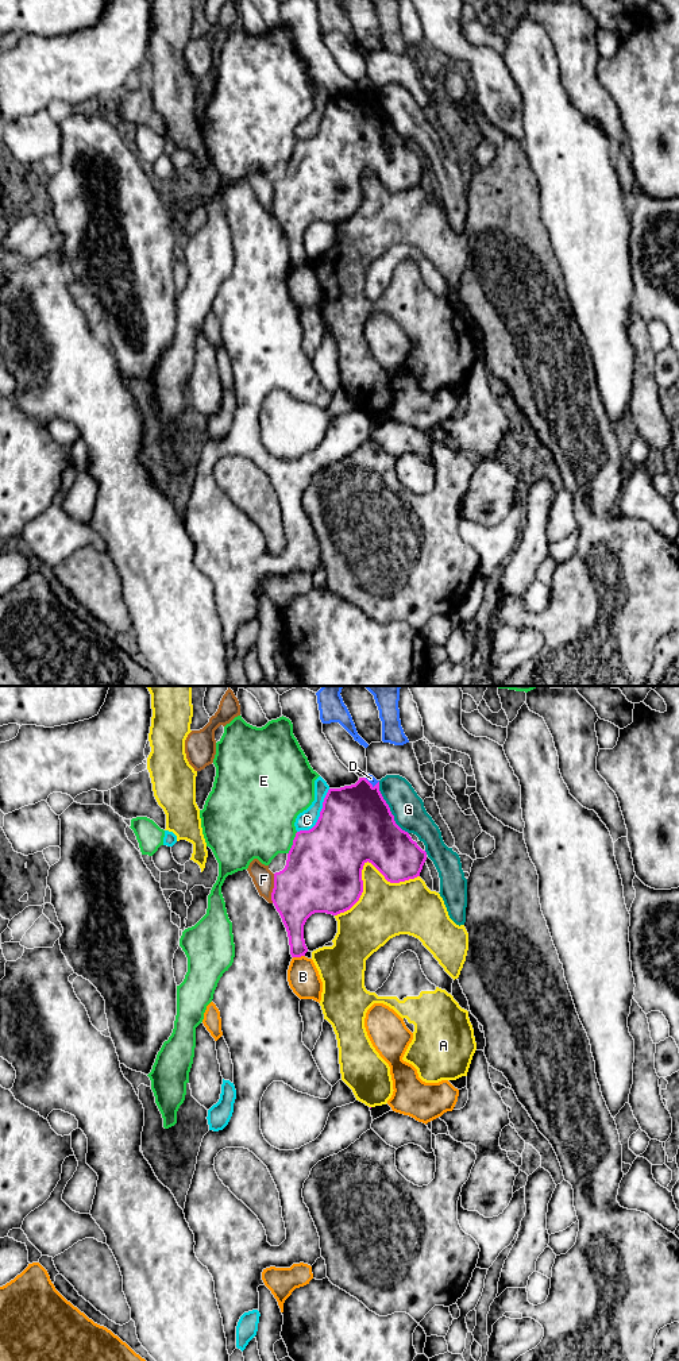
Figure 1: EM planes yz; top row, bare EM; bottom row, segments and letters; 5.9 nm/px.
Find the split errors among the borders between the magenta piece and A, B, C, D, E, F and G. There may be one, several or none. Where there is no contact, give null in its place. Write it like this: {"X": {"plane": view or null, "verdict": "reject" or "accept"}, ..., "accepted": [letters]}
{"A": {"plane": "yz", "verdict": "reject"}, "B": {"plane": "yz", "verdict": "reject"}, "C": {"plane": "yz", "verdict": "reject"}, "D": {"plane": "yz", "verdict": "reject"}, "E": {"plane": "yz", "verdict": "reject"}, "F": {"plane": "yz", "verdict": "reject"}, "G": {"plane": "yz", "verdict": "reject"}, "accepted": []}

